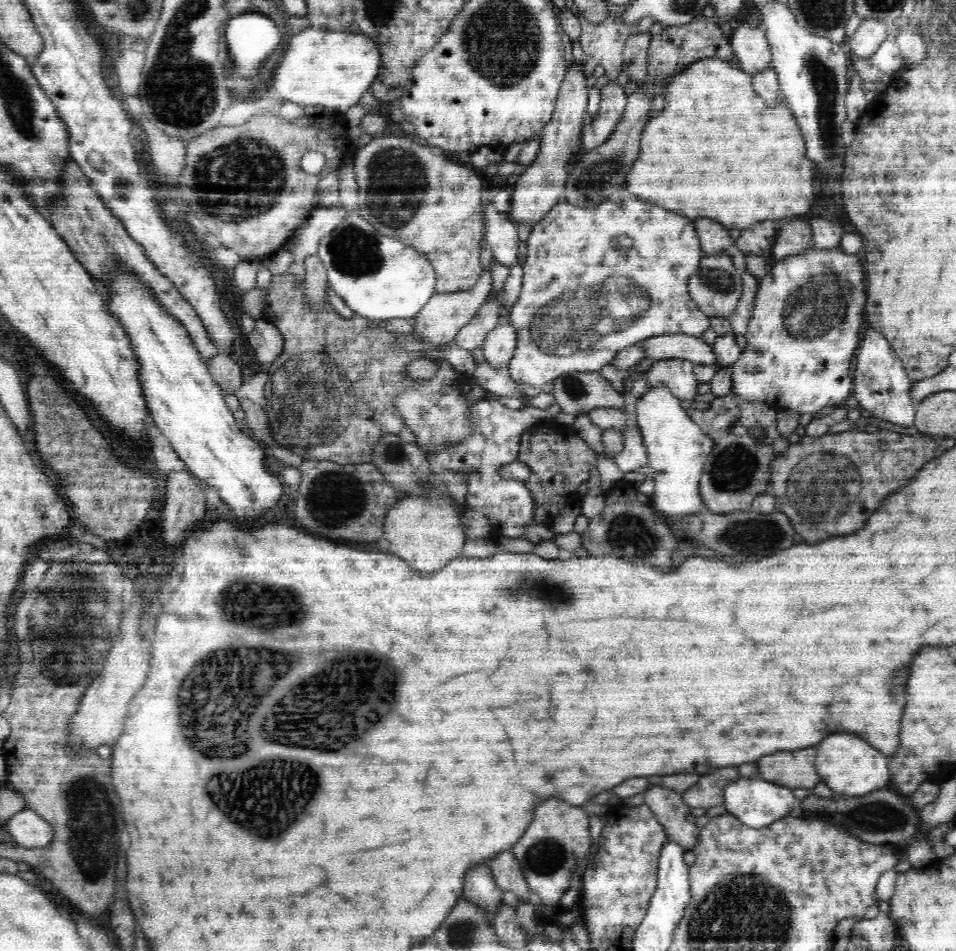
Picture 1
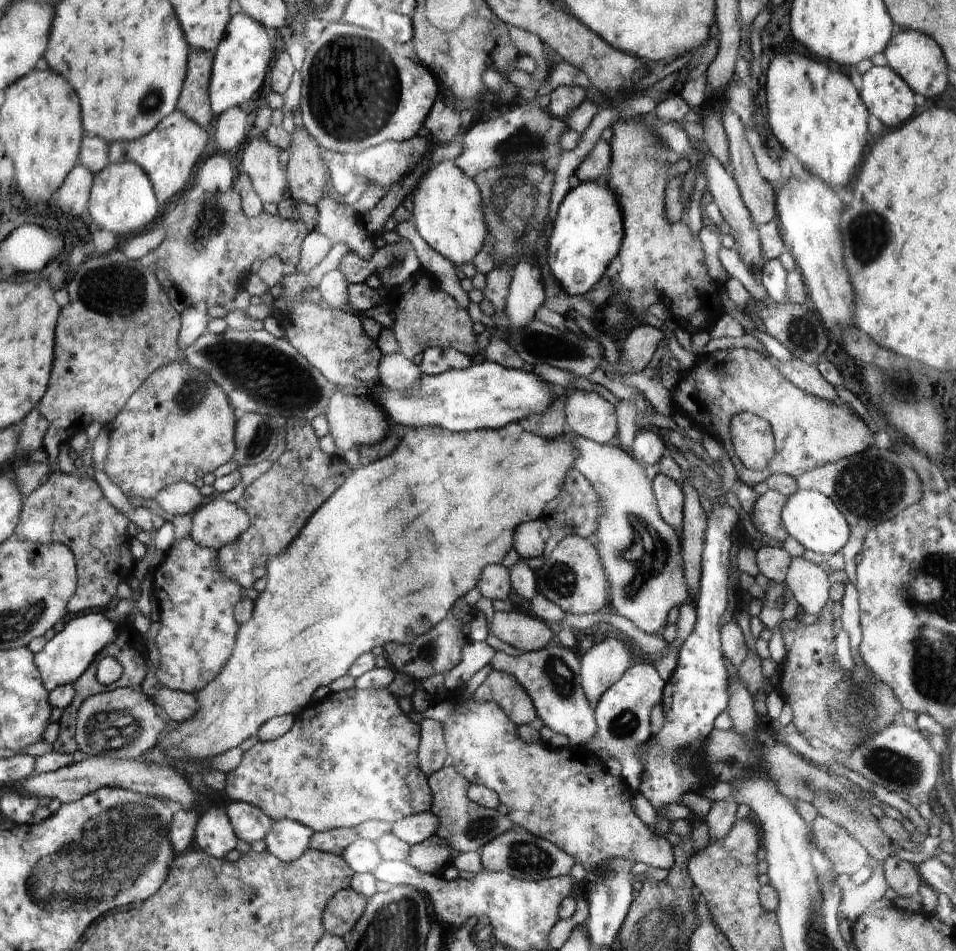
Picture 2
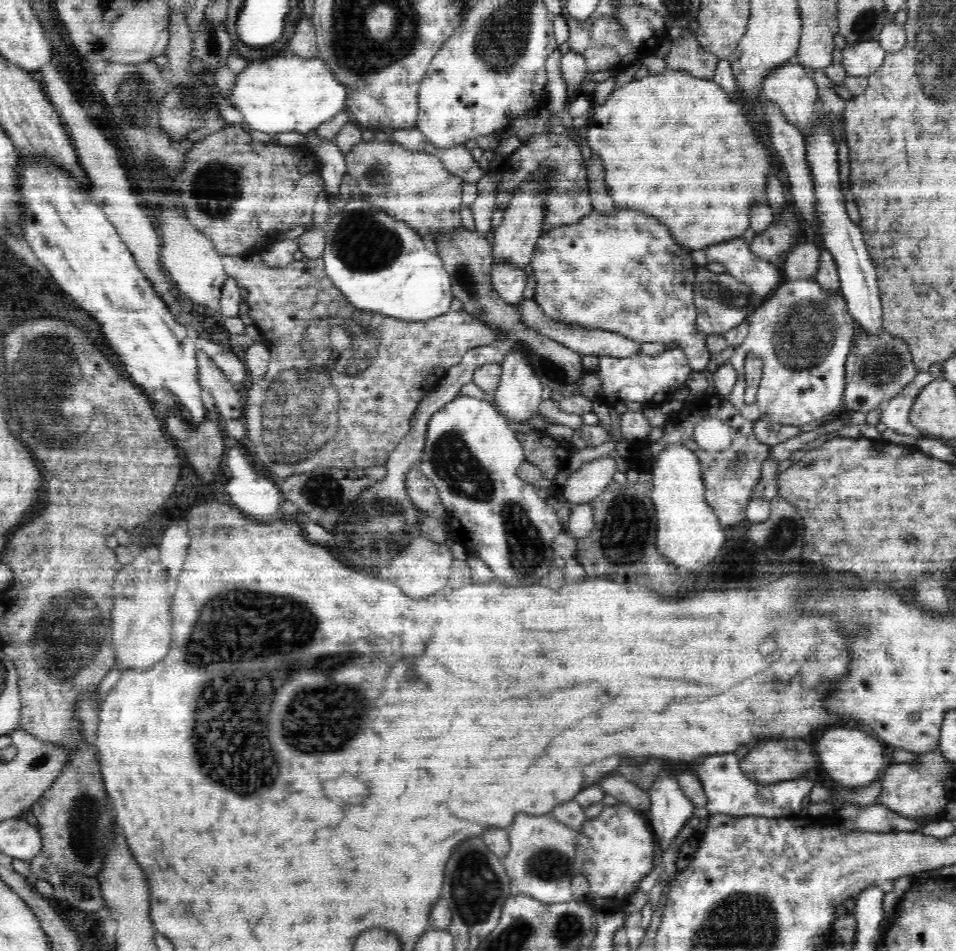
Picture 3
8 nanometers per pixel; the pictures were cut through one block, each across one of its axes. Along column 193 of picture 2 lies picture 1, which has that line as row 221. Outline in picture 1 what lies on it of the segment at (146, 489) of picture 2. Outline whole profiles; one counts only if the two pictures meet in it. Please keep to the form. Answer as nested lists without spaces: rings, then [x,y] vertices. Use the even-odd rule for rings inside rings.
[[[389,135],[374,136],[367,146],[358,150],[356,156],[354,156],[353,162],[356,181],[358,186],[360,186],[360,198],[362,198],[360,208],[358,208],[358,214],[376,228],[382,236],[400,240],[404,245],[408,245],[408,247],[411,247],[426,256],[435,270],[436,293],[470,290],[478,282],[480,275],[485,271],[482,265],[480,265],[480,252],[482,250],[482,244],[480,244],[480,242],[482,242],[485,232],[485,224],[482,223],[482,207],[484,206],[487,193],[482,188],[481,175],[477,175],[473,170],[466,168],[465,165],[457,162],[455,159],[450,159],[445,155],[438,154],[429,146],[420,146],[420,144],[416,144],[416,142],[411,141],[408,137],[396,138],[396,136]]]

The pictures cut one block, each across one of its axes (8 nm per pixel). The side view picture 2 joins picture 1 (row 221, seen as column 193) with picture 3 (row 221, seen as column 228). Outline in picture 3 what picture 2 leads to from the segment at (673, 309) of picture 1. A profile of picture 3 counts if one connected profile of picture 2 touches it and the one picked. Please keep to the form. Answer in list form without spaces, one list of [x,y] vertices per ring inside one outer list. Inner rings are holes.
[[[593,210],[588,216],[583,216],[578,220],[576,224],[558,226],[558,228],[552,228],[551,232],[548,232],[546,235],[542,235],[538,239],[531,266],[533,268],[534,280],[537,284],[533,298],[550,318],[572,327],[584,327],[590,330],[618,333],[638,343],[663,342],[671,346],[678,346],[686,353],[693,372],[705,371],[711,354],[707,351],[707,335],[698,332],[697,329],[697,308],[693,299],[693,284],[698,266],[692,260],[690,250],[684,249],[684,247],[672,240],[672,236],[668,234],[668,228],[658,224],[654,218],[642,216],[638,212],[628,212],[628,210],[622,210],[622,212],[618,210],[616,214],[598,214]]]

